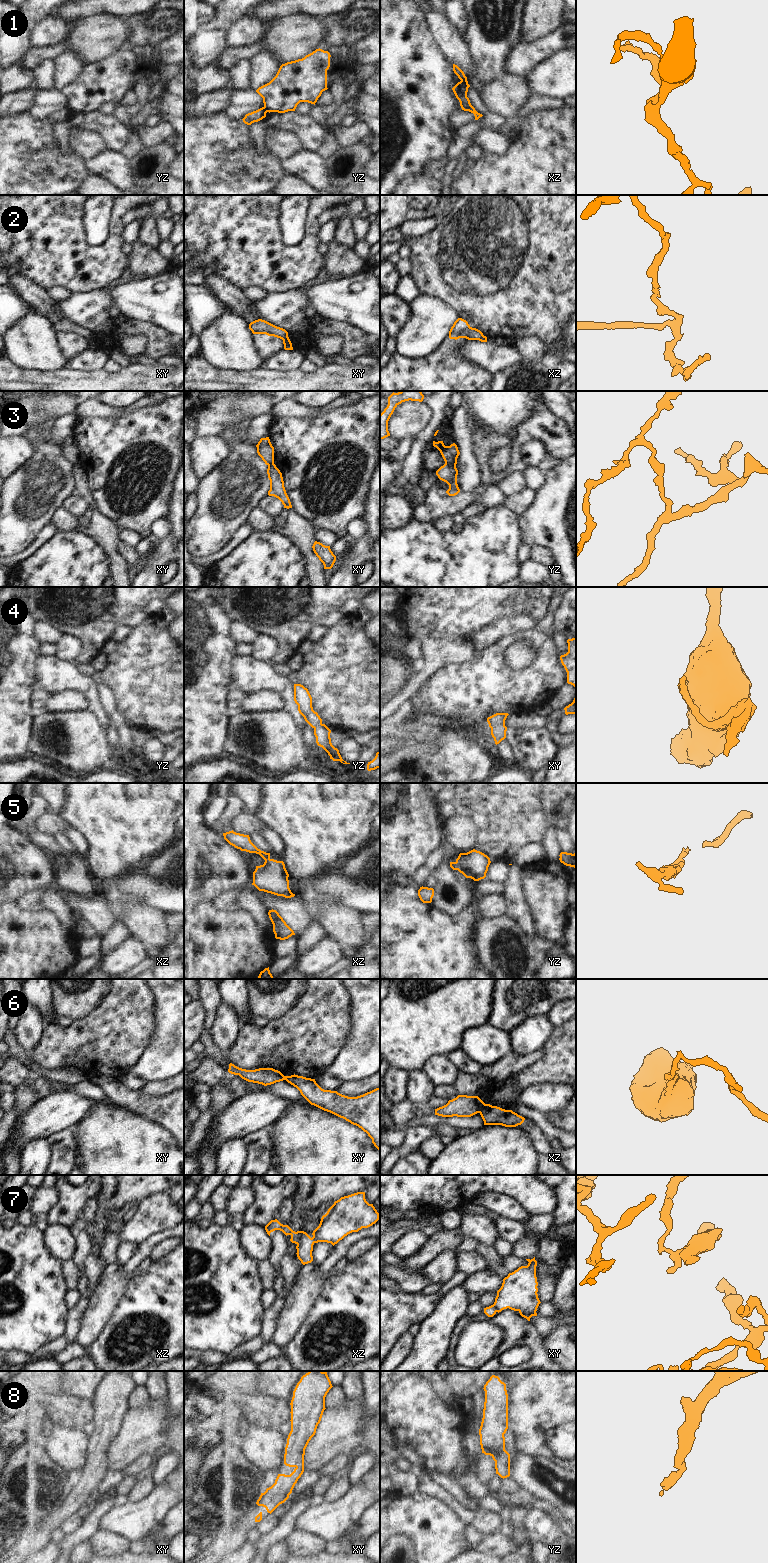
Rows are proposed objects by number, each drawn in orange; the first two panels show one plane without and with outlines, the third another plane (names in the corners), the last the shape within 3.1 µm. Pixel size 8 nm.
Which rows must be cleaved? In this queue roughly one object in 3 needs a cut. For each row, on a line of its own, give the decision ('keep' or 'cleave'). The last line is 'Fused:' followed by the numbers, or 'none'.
1: cleave
2: keep
3: cleave
4: keep
5: keep
6: cleave
7: cleave
8: keep
Fused: 1, 3, 6, 7

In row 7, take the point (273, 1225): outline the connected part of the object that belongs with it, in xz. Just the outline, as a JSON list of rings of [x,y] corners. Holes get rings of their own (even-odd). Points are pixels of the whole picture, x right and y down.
[[[277,1219],[275,1220],[271,1220],[266,1226],[265,1226],[265,1230],[267,1232],[267,1234],[270,1236],[270,1233],[275,1231],[275,1230],[280,1230],[282,1231],[286,1236],[290,1235],[291,1239],[290,1241],[292,1243],[297,1244],[298,1243],[298,1237],[299,1237],[299,1233],[301,1231],[293,1231],[288,1225],[283,1225],[281,1224]]]

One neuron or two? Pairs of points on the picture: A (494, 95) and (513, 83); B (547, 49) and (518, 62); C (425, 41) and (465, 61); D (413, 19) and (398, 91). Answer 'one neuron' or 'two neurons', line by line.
A: one neuron
B: one neuron
C: two neurons
D: one neuron

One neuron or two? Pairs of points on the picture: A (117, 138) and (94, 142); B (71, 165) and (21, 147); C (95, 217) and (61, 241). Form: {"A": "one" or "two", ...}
{"A": "two", "B": "one", "C": "two"}

